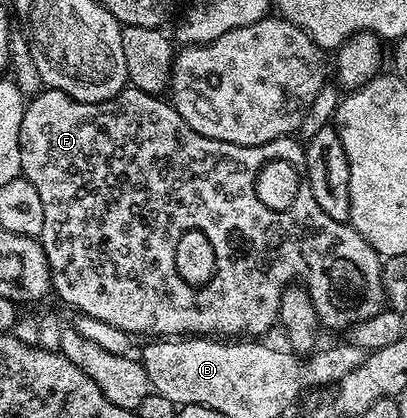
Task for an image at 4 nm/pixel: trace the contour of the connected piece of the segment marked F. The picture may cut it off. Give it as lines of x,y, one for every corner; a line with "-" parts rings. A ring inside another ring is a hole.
128,88
122,94
109,98
106,102
76,102
69,94
61,90
45,90
34,98
28,99
21,125
21,173
33,183
39,192
43,204
43,224
40,237
43,239
45,254
49,257
49,268
54,275
61,278
74,278
77,282
57,282
51,286
52,293
58,294
69,306
74,306
81,314
94,318
97,322
106,322
117,330
126,330
129,334
153,334
149,336
248,336
257,338
263,335
278,321
280,301
284,289
293,283
302,285
308,292
318,321
325,327
335,330
348,329
358,322
381,312
386,305
385,288
381,284
381,271
383,262
381,256
375,251
350,223
333,226
327,214
318,210
311,212
297,212
290,210
283,213
274,213
261,202
259,194
259,175
267,161
267,148
261,145
237,145
230,142
220,142
214,138
204,138
195,132
179,116
177,109
168,101
160,102
158,95
145,90
-
263,219
263,226
257,238
257,222
-
197,229
205,236
215,254
214,274
207,284
201,287
192,287
179,276
175,265
176,253
172,251
173,242
180,242
185,232

